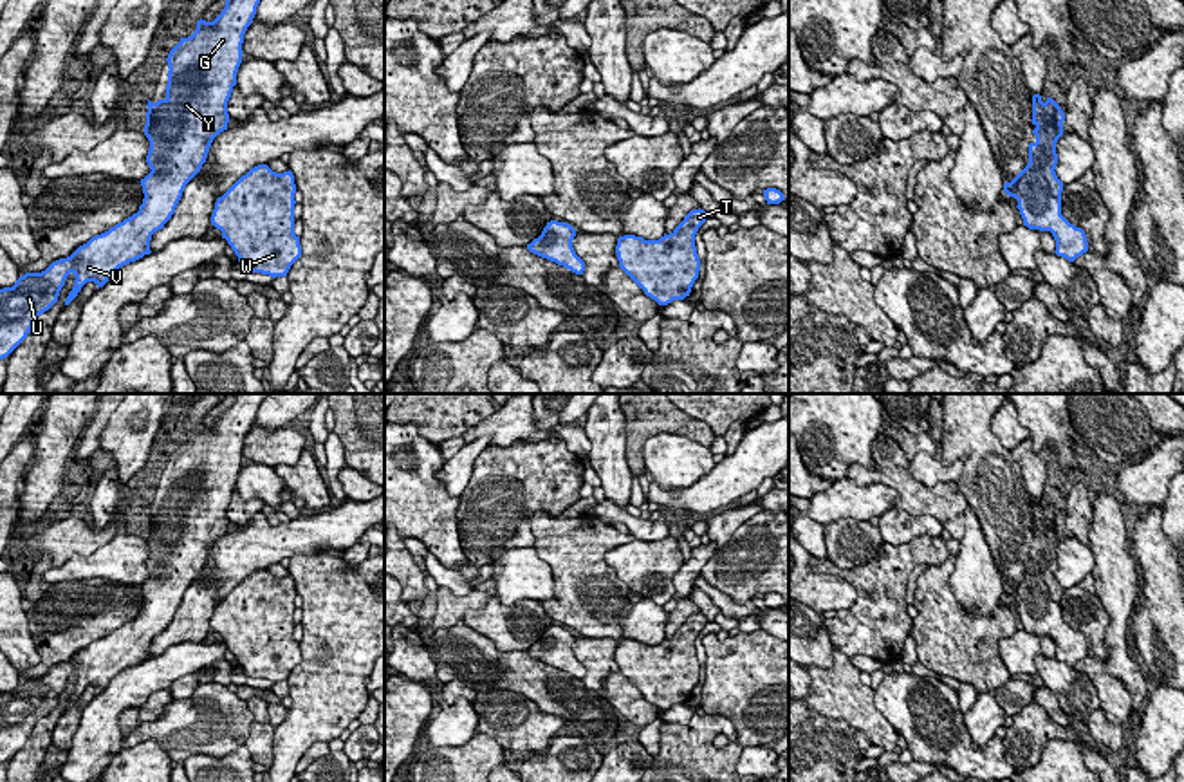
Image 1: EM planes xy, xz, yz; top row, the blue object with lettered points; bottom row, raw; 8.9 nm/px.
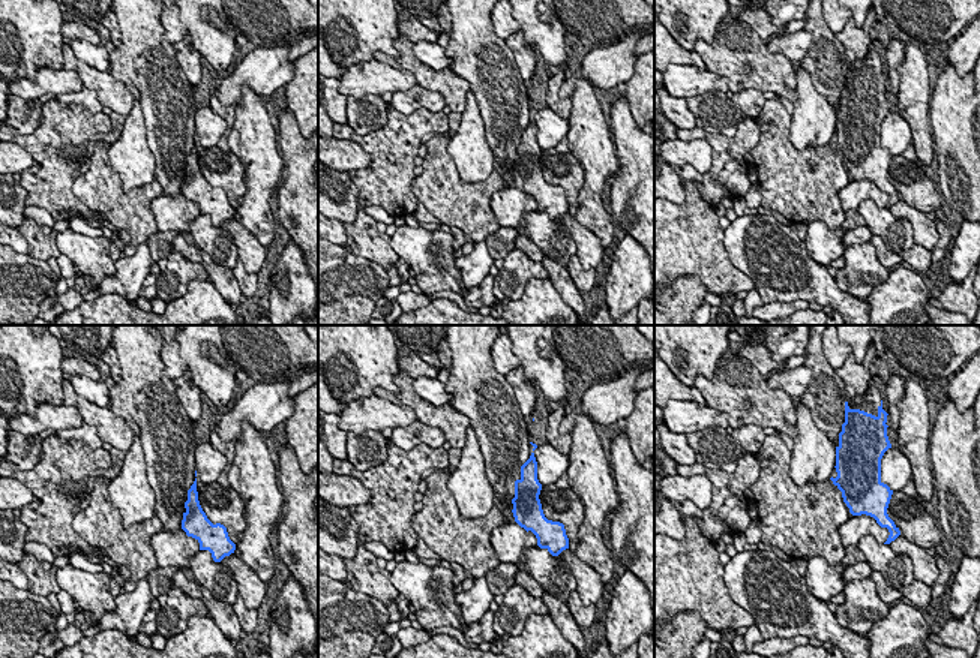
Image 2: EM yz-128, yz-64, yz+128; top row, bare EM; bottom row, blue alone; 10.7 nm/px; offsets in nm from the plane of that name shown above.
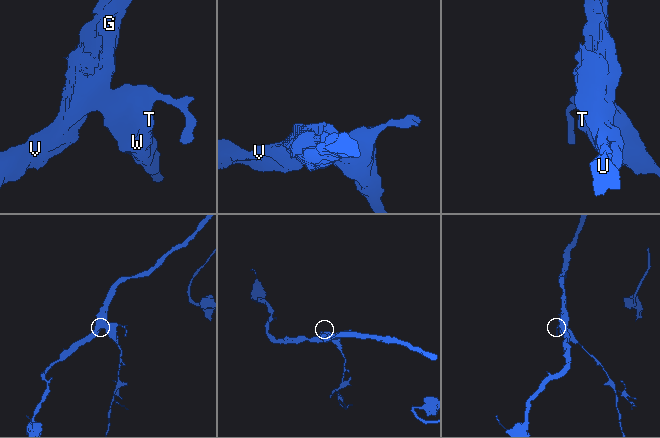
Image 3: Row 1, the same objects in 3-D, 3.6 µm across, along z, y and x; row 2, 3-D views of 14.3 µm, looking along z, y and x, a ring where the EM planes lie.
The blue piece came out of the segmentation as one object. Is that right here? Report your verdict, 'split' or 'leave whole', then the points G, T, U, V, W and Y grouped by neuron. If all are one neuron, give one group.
leave whole | G T U V W Y

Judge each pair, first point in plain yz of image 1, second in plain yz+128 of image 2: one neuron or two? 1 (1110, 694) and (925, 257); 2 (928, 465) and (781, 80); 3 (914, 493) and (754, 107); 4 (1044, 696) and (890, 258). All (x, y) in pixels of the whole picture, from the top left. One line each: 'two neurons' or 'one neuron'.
1: two neurons
2: two neurons
3: two neurons
4: one neuron

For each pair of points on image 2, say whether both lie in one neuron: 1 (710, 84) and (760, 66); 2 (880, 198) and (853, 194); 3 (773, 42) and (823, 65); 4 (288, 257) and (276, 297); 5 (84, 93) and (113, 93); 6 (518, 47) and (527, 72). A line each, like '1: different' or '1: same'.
1: different
2: same
3: different
4: same
5: different
6: same

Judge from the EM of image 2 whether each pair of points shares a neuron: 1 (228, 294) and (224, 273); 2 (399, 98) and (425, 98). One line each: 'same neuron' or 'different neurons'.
1: same neuron
2: same neuron

